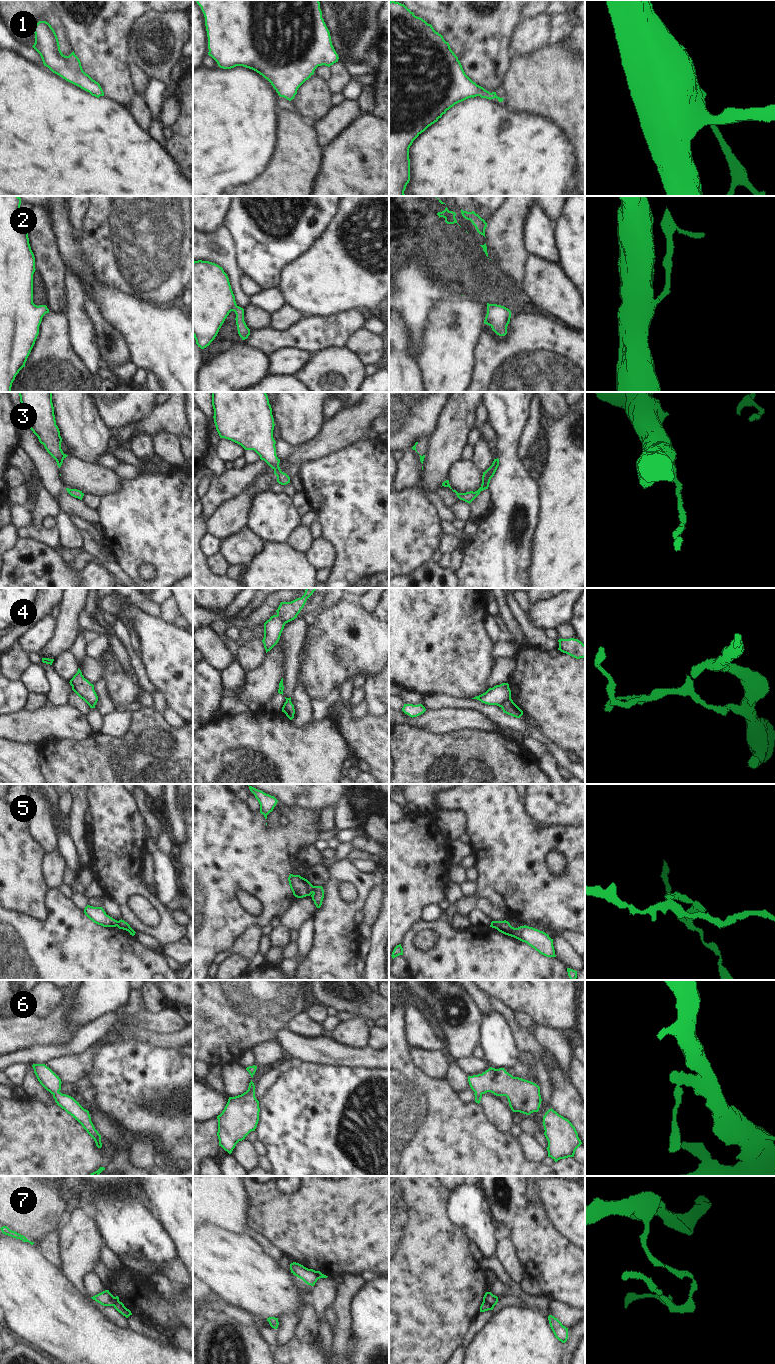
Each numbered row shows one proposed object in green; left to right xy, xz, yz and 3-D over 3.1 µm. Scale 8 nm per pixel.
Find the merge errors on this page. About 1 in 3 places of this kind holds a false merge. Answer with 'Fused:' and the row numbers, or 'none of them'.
Fused: 4, 5, 7

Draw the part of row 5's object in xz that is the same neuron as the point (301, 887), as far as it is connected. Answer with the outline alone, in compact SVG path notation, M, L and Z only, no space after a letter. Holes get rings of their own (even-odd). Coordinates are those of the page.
M290 874L288 881L293 895L297 898L310 896L313 893L314 886L300 875Z

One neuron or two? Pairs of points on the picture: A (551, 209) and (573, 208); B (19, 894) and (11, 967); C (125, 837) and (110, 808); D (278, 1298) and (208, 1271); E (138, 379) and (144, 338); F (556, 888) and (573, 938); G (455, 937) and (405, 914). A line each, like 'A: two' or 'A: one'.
A: two
B: two
C: one
D: one
E: two
F: two
G: two

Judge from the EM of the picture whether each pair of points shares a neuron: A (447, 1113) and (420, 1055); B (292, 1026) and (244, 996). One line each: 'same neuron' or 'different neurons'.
A: different neurons
B: different neurons

